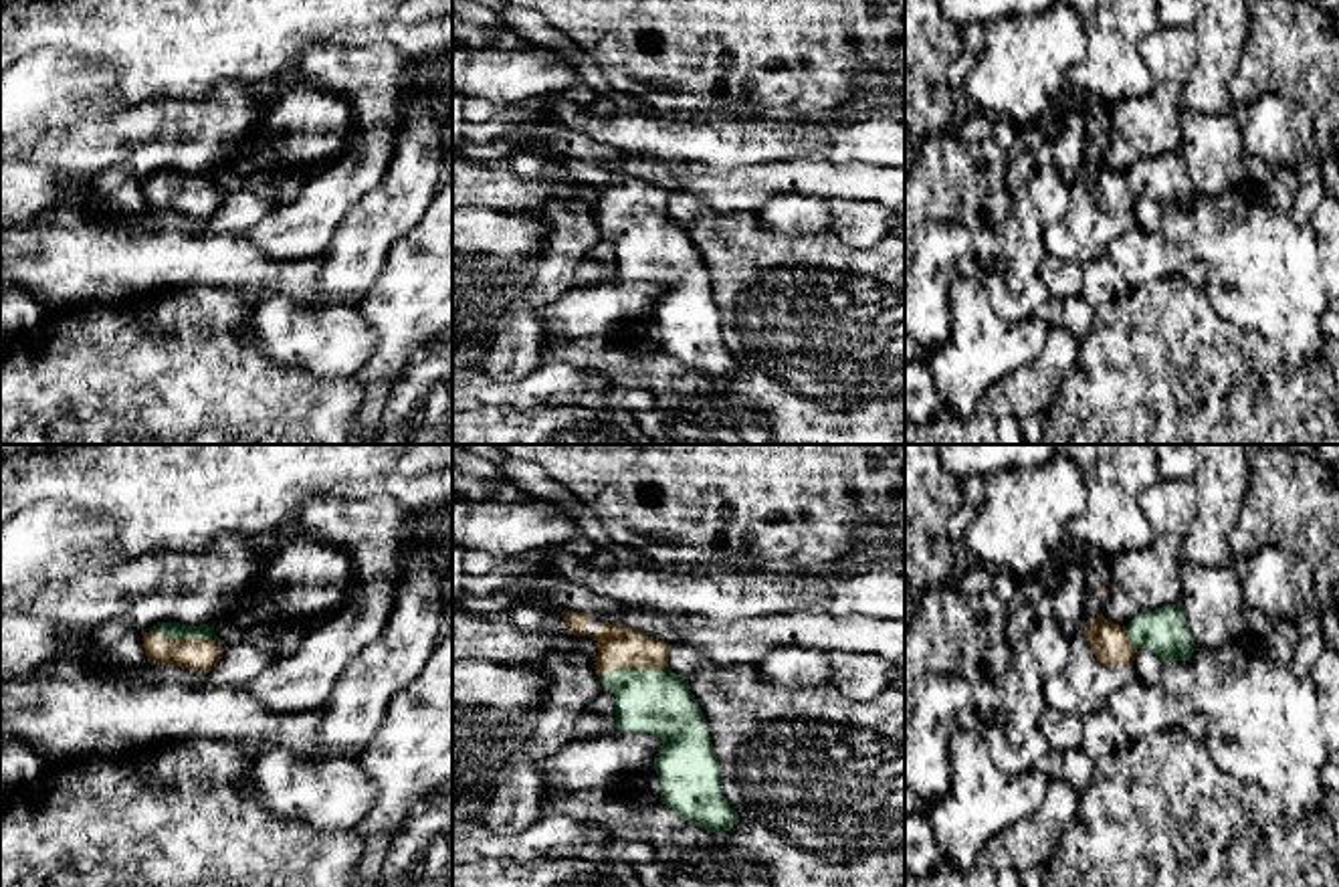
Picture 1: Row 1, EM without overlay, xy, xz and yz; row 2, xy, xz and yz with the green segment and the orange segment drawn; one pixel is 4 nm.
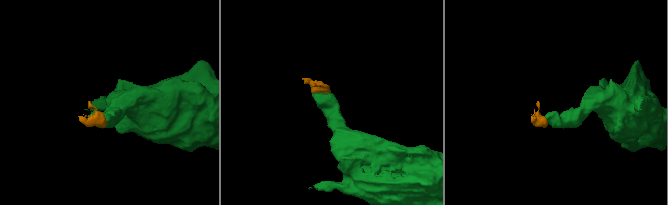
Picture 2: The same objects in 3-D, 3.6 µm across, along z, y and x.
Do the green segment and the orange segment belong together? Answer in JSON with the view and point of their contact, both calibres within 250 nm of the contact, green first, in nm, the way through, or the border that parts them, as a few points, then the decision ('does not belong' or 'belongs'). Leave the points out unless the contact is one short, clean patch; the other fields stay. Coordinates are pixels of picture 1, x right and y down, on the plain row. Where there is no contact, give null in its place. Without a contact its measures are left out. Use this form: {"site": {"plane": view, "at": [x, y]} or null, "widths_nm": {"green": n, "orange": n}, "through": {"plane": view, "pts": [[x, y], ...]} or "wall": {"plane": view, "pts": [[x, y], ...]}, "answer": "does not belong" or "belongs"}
{"site": {"plane": "xy", "at": [186, 184]}, "widths_nm": {"green": 70, "orange": 140}, "through": {"plane": "xy", "pts": [[176, 178], [186, 184], [202, 203]]}, "answer": "belongs"}

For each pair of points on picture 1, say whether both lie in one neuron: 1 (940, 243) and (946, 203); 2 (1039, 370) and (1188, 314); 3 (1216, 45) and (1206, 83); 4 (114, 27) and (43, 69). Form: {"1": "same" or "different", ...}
{"1": "different", "2": "different", "3": "same", "4": "different"}

